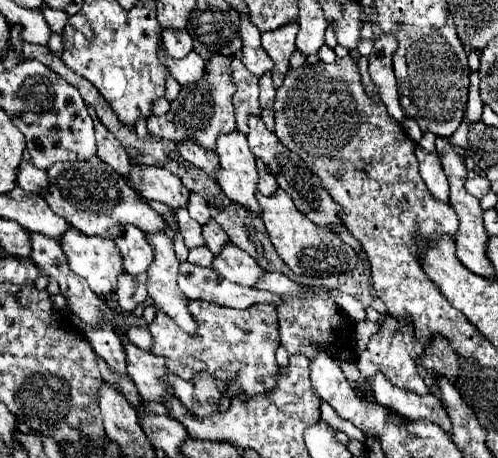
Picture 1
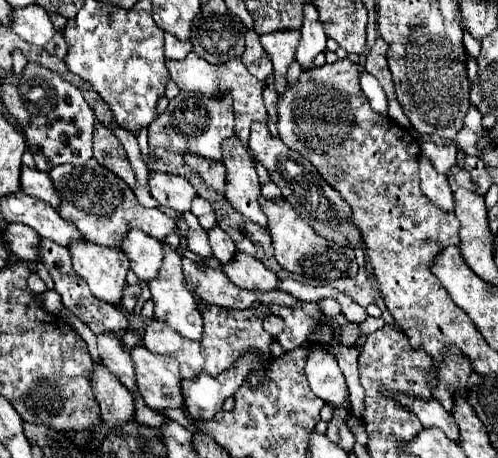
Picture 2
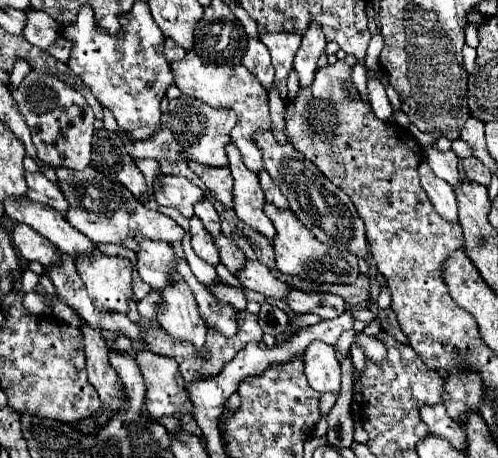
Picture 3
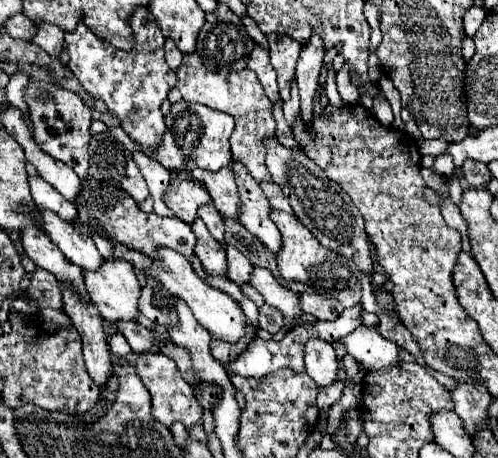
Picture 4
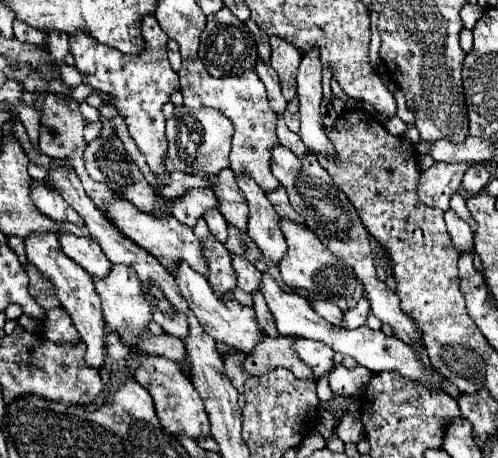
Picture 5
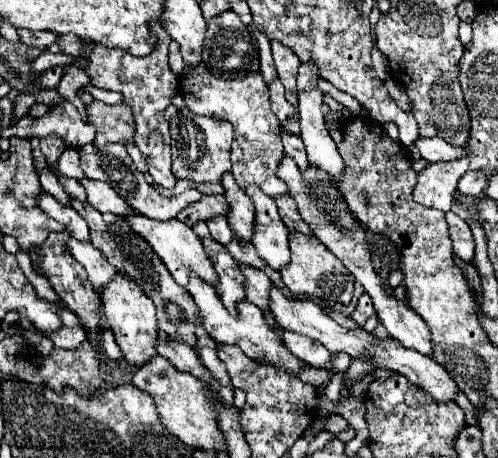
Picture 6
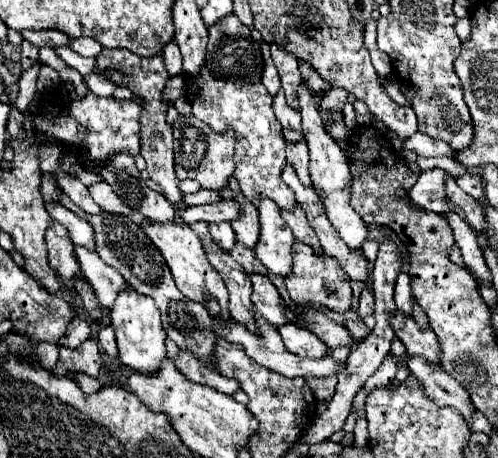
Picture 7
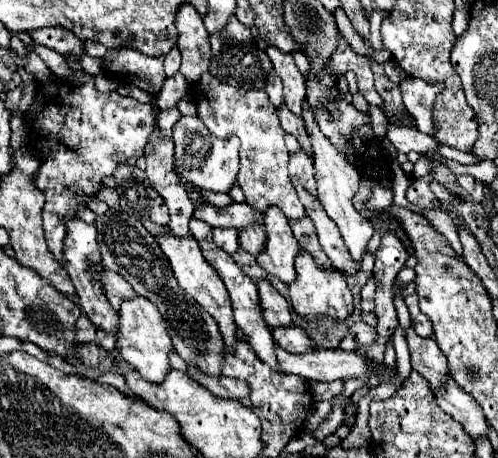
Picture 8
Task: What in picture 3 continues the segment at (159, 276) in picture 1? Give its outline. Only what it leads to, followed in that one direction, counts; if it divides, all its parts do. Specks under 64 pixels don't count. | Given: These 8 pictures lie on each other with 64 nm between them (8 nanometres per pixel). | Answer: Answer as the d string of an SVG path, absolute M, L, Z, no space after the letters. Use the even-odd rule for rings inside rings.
M176 284L172 288L162 290L164 302L158 312L160 326L176 340L186 340L196 346L200 352L206 344L208 326L200 320L196 312L196 302L192 300L192 292L184 288L184 284Z

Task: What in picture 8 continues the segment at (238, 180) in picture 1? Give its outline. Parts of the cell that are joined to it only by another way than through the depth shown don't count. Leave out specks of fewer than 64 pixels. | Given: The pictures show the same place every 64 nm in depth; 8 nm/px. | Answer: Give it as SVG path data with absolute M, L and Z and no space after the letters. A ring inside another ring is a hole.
M268 208L264 214L264 228L268 236L268 248L260 256L258 264L272 276L280 278L288 286L296 282L294 258L300 252L298 242L292 236L286 216L278 208Z

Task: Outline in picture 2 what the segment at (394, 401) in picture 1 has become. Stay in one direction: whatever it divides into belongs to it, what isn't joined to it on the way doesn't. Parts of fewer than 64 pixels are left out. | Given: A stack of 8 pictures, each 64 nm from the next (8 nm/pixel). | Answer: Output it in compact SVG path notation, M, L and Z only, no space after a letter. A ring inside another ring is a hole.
M396 394L394 398L398 402L404 402L406 408L410 412L414 412L426 428L440 428L452 442L460 442L460 432L458 432L458 424L454 420L454 416L448 414L438 400L434 400L434 398L418 400L418 398L404 396L404 394Z

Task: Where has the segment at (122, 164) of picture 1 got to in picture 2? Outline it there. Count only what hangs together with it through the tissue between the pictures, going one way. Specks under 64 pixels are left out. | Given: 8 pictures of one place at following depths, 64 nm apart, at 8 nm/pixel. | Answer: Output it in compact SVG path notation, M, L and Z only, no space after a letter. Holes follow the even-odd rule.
M96 122L96 128L94 128L94 158L100 160L104 168L120 176L130 188L136 186L136 174L130 166L124 146L112 134L112 130L100 122Z

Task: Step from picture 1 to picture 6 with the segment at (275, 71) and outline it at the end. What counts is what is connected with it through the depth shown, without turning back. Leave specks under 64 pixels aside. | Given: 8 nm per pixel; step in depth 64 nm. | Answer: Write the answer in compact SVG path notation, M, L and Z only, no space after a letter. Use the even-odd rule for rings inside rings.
M276 40L272 42L272 56L274 56L276 70L278 70L278 78L280 78L280 82L286 88L286 100L292 106L296 106L298 104L298 98L296 98L296 76L298 76L300 60L298 60L298 56L292 50L288 50L284 44L280 44Z

